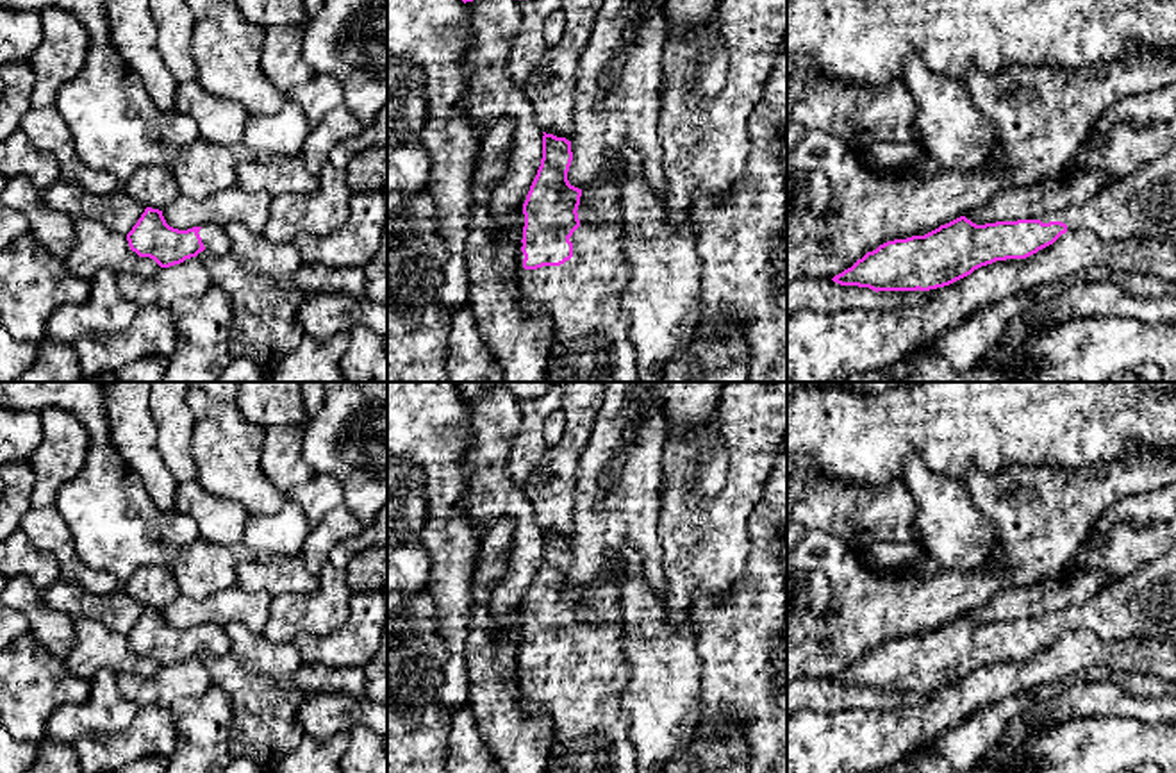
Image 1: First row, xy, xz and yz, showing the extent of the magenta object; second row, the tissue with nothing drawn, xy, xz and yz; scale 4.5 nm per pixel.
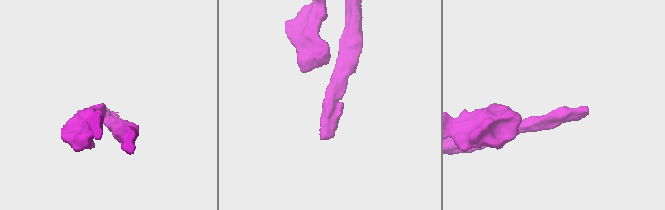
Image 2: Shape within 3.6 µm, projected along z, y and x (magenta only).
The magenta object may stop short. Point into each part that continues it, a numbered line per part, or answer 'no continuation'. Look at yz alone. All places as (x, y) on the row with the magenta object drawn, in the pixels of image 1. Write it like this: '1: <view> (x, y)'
1: yz (1144, 202)

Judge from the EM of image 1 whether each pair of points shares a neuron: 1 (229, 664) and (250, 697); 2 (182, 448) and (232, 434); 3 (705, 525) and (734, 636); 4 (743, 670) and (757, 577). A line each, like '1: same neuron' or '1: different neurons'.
1: same neuron
2: different neurons
3: different neurons
4: same neuron

